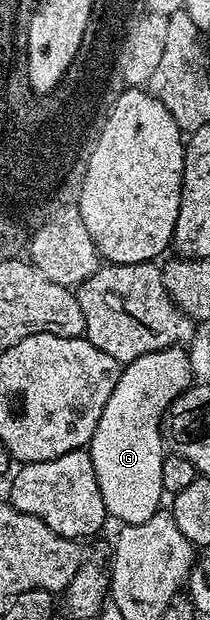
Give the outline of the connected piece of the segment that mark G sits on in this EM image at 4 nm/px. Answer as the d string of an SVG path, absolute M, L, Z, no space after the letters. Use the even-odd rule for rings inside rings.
M183 347L163 348L150 354L142 354L134 362L123 365L118 386L110 394L110 402L98 418L98 426L92 435L90 451L94 462L94 474L98 478L98 490L102 490L102 502L109 517L120 520L121 525L146 522L155 512L161 511L160 499L166 496L162 486L162 462L166 455L166 440L162 435L162 421L172 403L193 383L192 364Z

